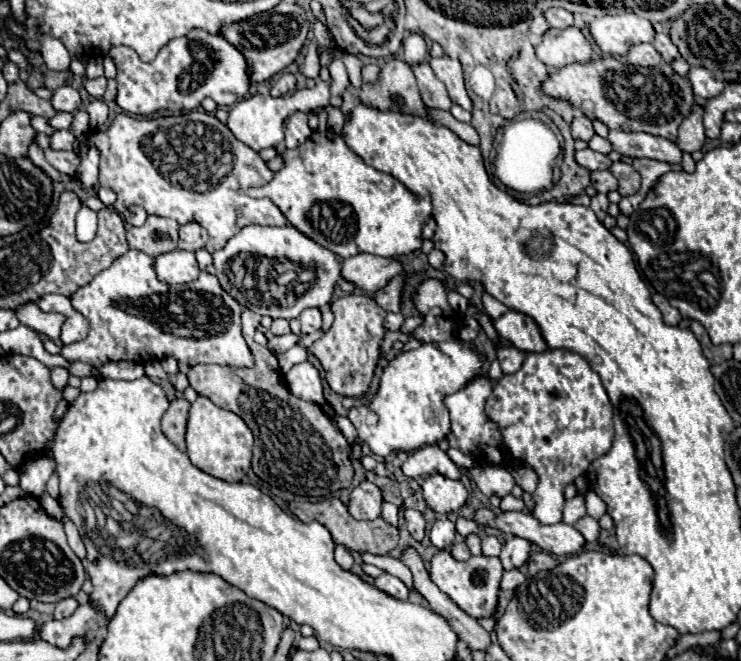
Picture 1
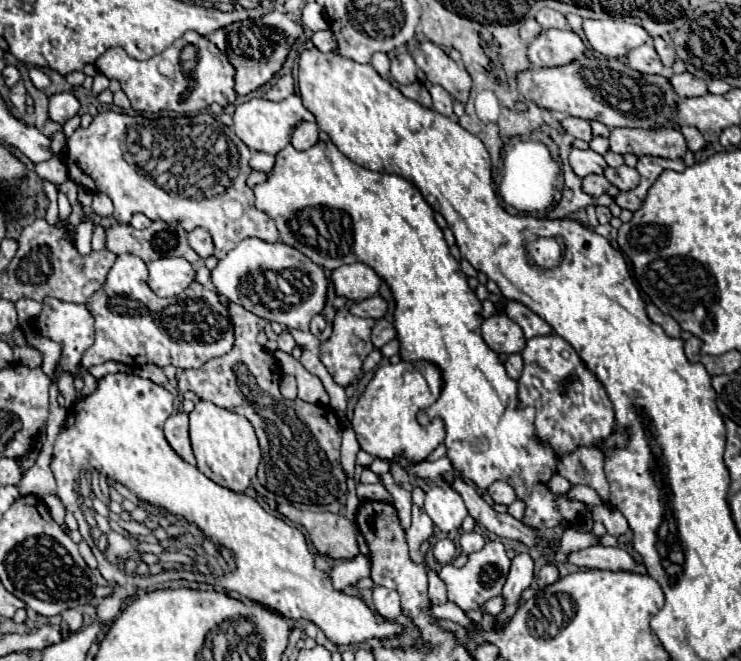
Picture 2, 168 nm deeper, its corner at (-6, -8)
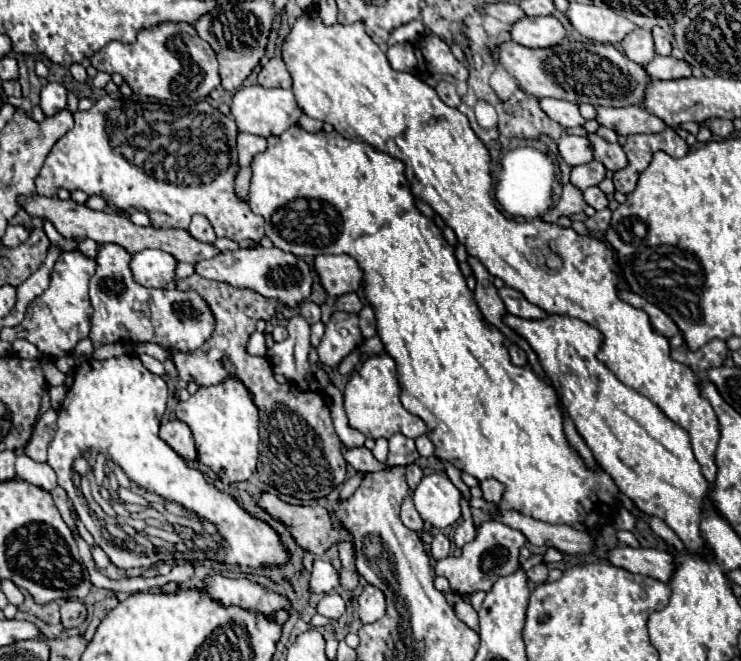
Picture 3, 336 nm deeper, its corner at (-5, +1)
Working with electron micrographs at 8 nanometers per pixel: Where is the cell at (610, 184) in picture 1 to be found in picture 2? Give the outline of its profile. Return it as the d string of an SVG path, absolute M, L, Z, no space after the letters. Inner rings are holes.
M590 174L586 178L582 178L582 190L586 194L590 194L592 198L598 198L600 194L604 194L610 188L610 182L604 176L598 174Z

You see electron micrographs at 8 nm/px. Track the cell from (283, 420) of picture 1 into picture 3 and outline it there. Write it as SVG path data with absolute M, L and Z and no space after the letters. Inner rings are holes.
M197 273L179 281L177 289L195 289L209 303L217 321L213 337L201 349L191 355L171 353L179 377L205 387L223 383L229 377L239 379L259 409L261 429L267 431L267 435L261 435L259 445L259 479L275 487L279 493L293 495L303 501L329 495L345 481L347 463L341 455L341 441L333 429L331 409L325 397L317 391L305 393L295 383L277 383L267 357L247 353L247 341L255 331L255 323L263 317L273 317L277 303L253 291L239 291L227 283L211 281Z

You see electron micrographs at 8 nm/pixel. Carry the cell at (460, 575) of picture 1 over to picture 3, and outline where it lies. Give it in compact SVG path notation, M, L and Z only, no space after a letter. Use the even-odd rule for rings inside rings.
M487 521L477 527L477 537L463 547L461 557L445 557L437 561L435 573L445 577L453 591L471 595L475 591L489 591L501 575L511 575L519 563L519 549L525 545L525 535L499 521Z

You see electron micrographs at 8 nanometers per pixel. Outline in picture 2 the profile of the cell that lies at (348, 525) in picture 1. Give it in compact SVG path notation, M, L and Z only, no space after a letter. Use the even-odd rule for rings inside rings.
M278 504L278 512L308 530L320 556L344 560L358 554L356 528L346 516L330 512L304 512L292 504Z

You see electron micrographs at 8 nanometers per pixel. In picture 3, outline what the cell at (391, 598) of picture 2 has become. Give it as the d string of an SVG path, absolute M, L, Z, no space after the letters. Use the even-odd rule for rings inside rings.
M367 585L363 593L359 595L359 617L363 623L375 623L385 615L387 603L385 603L385 593L379 587Z

